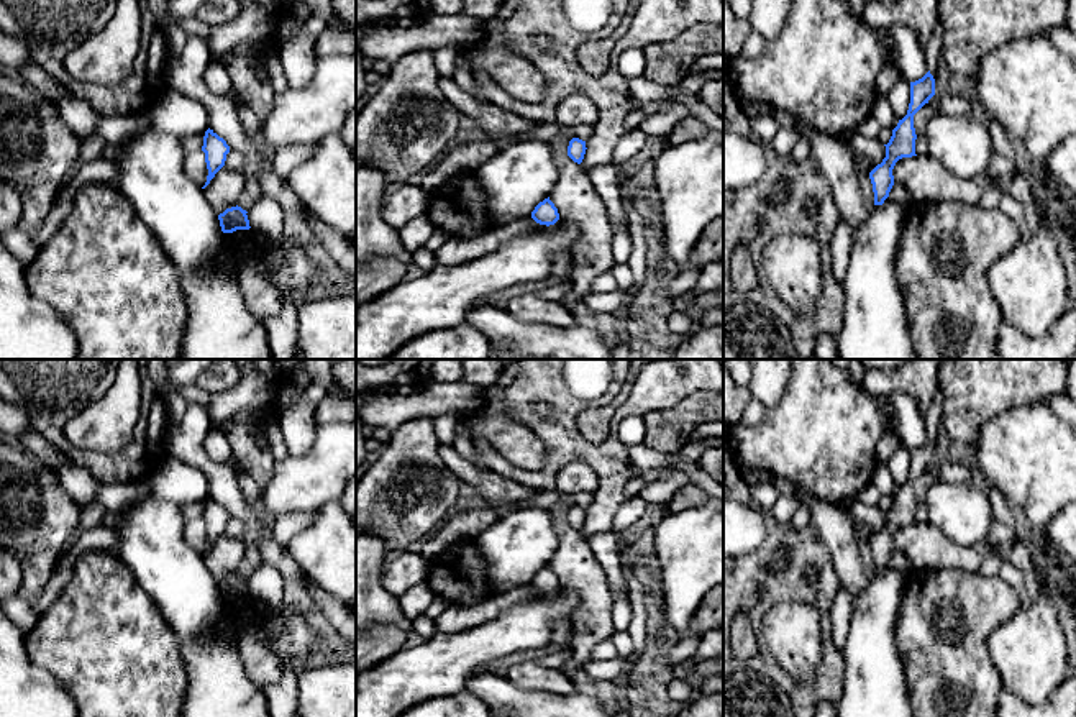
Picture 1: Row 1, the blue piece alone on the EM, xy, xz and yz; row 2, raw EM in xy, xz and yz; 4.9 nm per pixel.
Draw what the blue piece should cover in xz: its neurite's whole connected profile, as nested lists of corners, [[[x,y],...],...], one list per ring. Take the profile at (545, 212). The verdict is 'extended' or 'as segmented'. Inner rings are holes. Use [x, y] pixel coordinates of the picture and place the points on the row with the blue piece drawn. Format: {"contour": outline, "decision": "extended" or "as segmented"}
{"contour": [[[548,197],[535,207],[535,210],[531,212],[531,218],[540,225],[549,226],[559,220],[559,213]]], "decision": "as segmented"}

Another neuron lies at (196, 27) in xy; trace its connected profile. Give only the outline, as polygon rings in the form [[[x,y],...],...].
[[[198,18],[182,20],[182,21],[180,21],[180,28],[182,28],[187,34],[198,36],[198,38],[203,39],[205,43],[208,41],[210,26],[208,26],[207,23],[203,23],[202,20],[198,20]]]

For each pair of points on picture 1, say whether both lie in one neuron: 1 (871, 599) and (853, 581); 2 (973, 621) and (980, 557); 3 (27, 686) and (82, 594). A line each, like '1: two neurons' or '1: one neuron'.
1: two neurons
2: two neurons
3: two neurons

